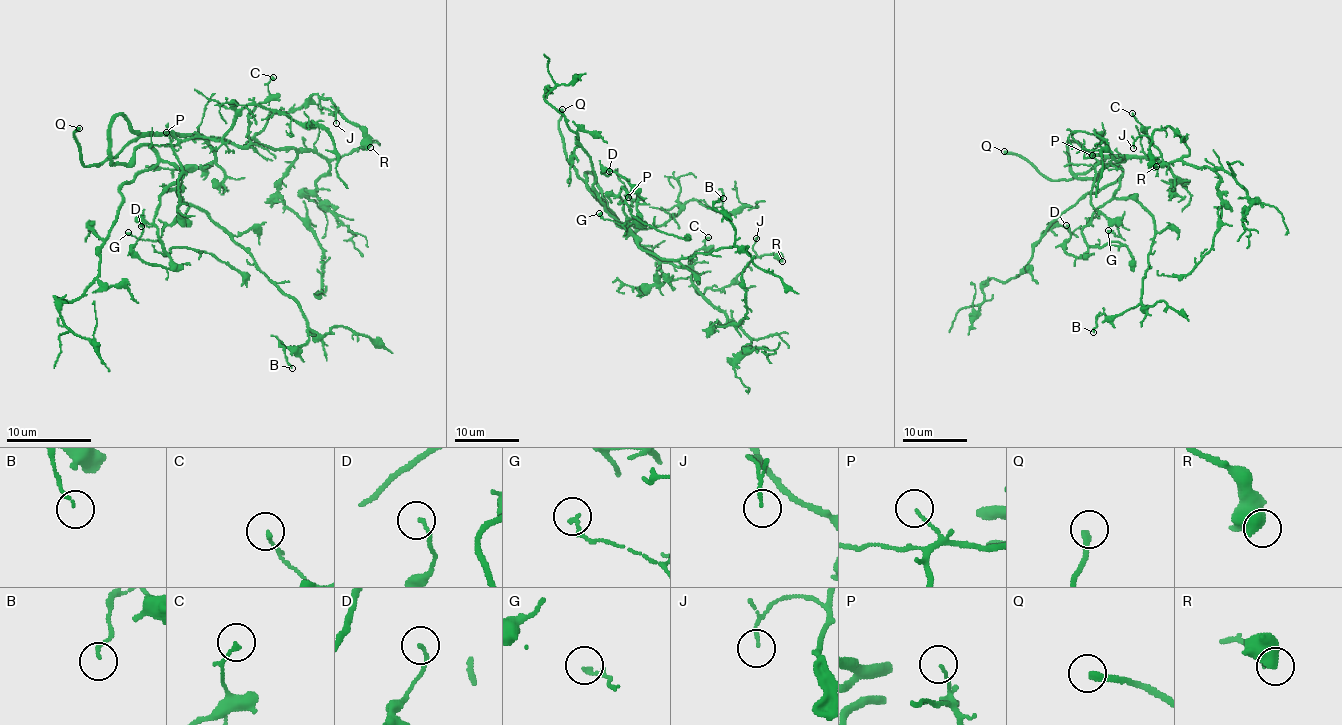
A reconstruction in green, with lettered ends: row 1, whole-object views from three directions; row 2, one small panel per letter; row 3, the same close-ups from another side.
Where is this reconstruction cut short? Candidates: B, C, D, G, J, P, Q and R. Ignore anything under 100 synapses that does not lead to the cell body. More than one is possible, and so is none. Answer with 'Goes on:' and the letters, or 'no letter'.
Goes on: Q

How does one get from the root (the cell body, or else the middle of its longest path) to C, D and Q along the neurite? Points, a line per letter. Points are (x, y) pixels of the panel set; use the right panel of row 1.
C: (1080, 172), (1088, 172), (1106, 158), (1116, 156), (1149, 156), (1156, 158), (1161, 166), (1162, 153), (1132, 113)
D: (1080, 172), (1122, 171), (1119, 188), (1082, 230), (1087, 251), (1079, 257), (1064, 249), (1066, 225)
Q: (1080, 172), (1071, 179), (1050, 180), (1023, 158), (1004, 151)

